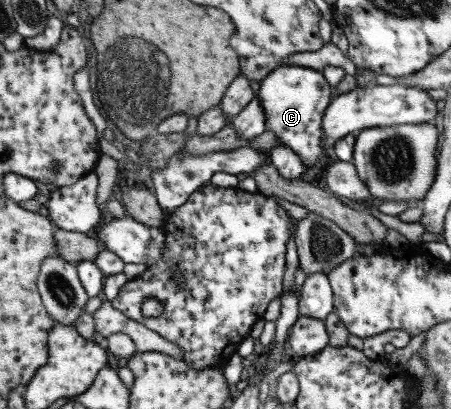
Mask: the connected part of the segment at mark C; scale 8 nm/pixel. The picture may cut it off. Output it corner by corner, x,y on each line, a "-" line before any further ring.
287,64
272,69
263,77
257,93
254,94
265,113
266,129
271,130
277,142
291,148
301,163
306,164
304,168
312,170
317,169
317,164
322,161
321,116
331,96
333,94
330,85
321,72
309,67

